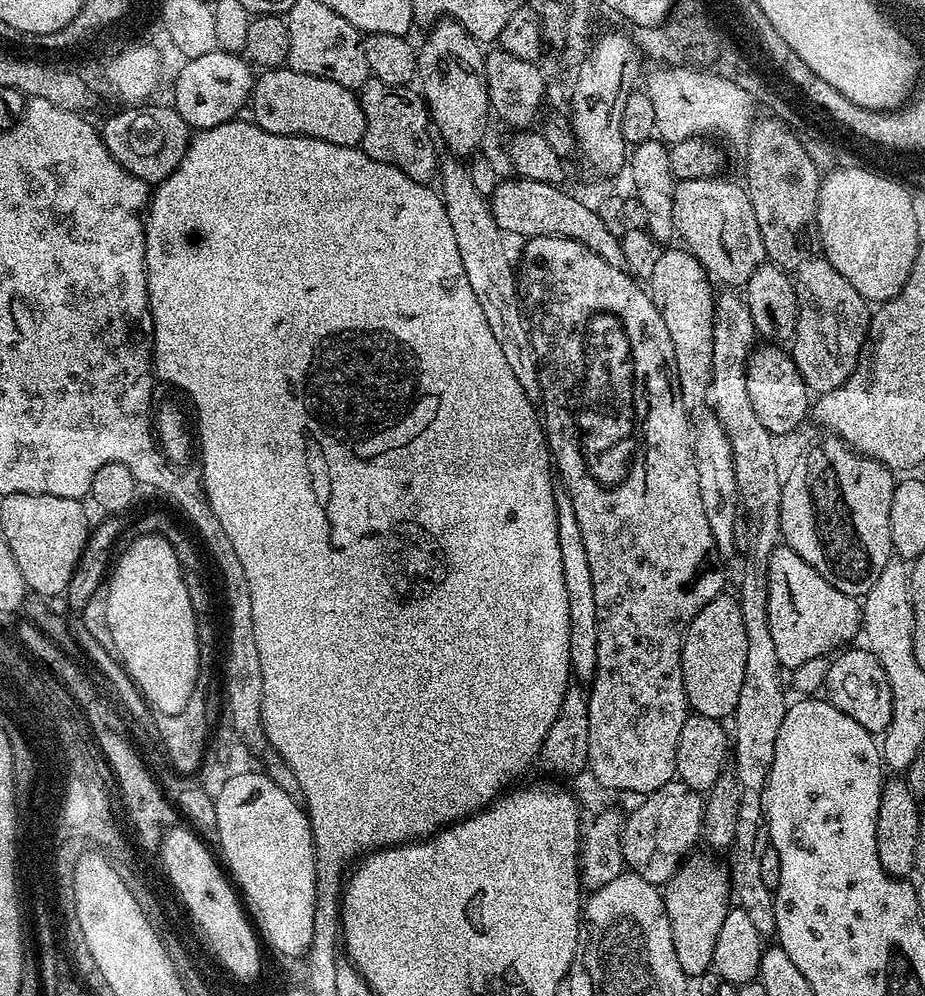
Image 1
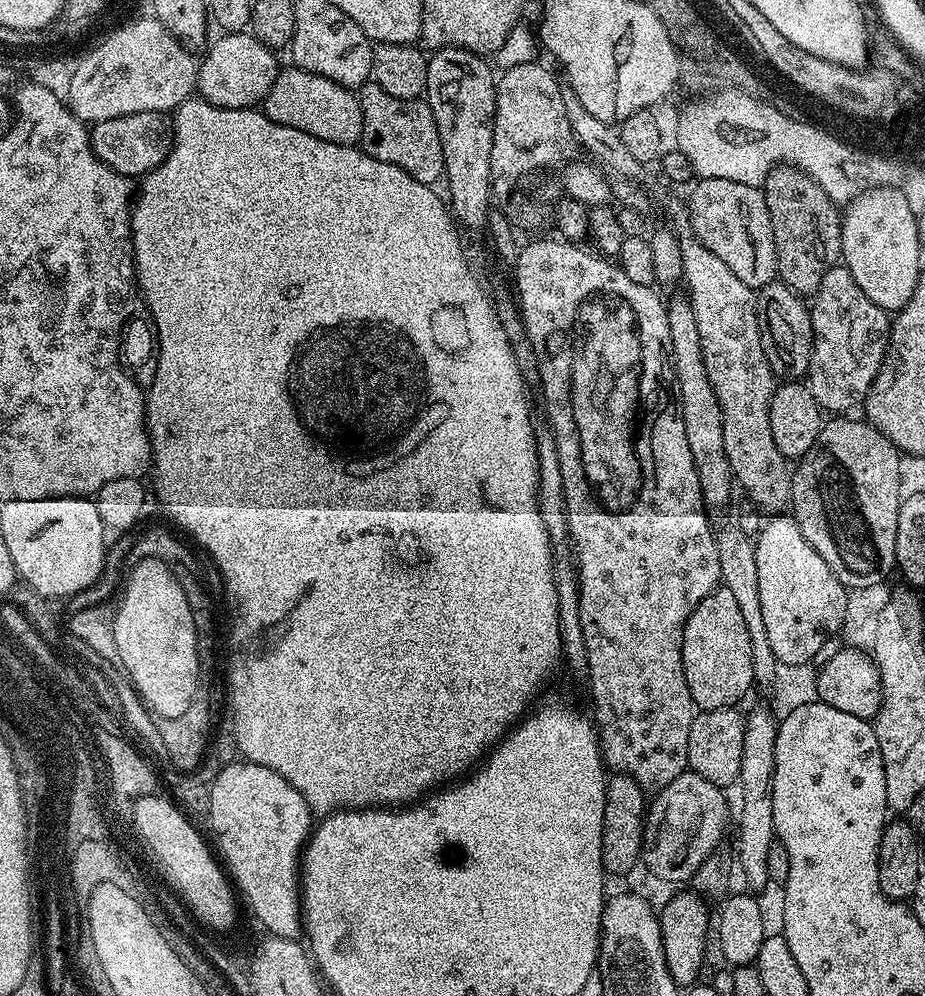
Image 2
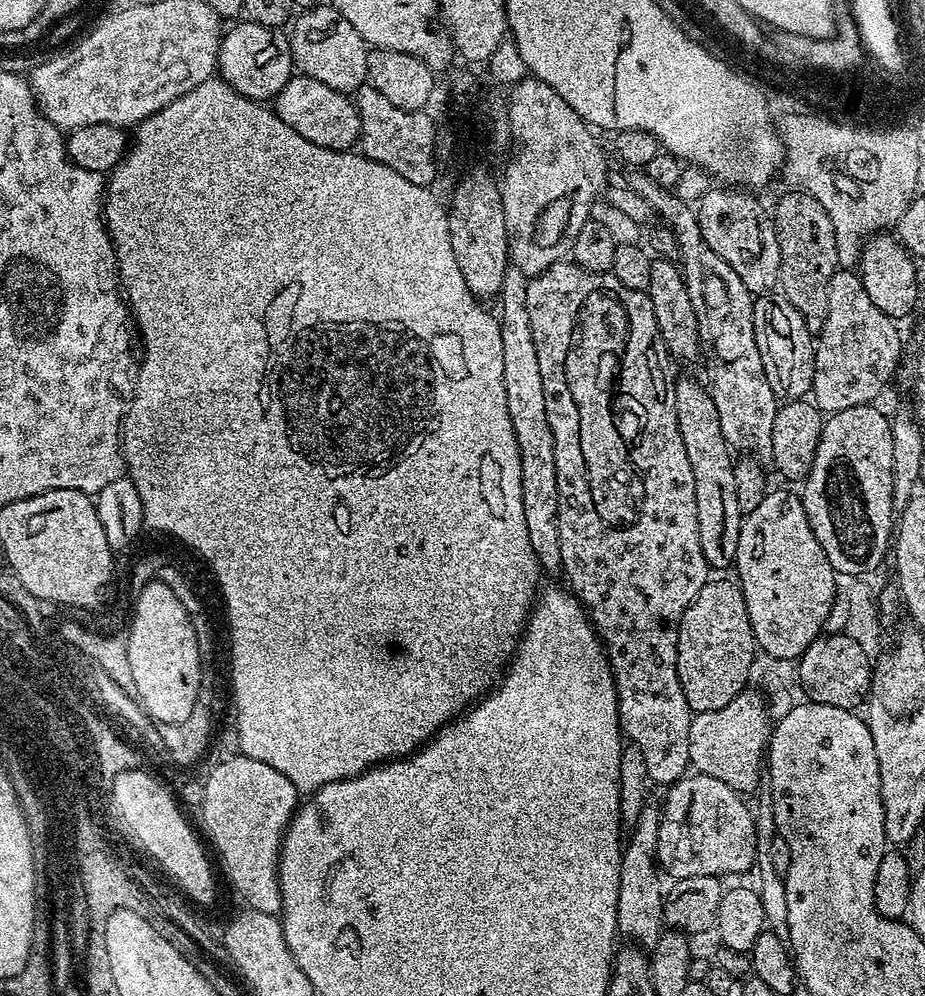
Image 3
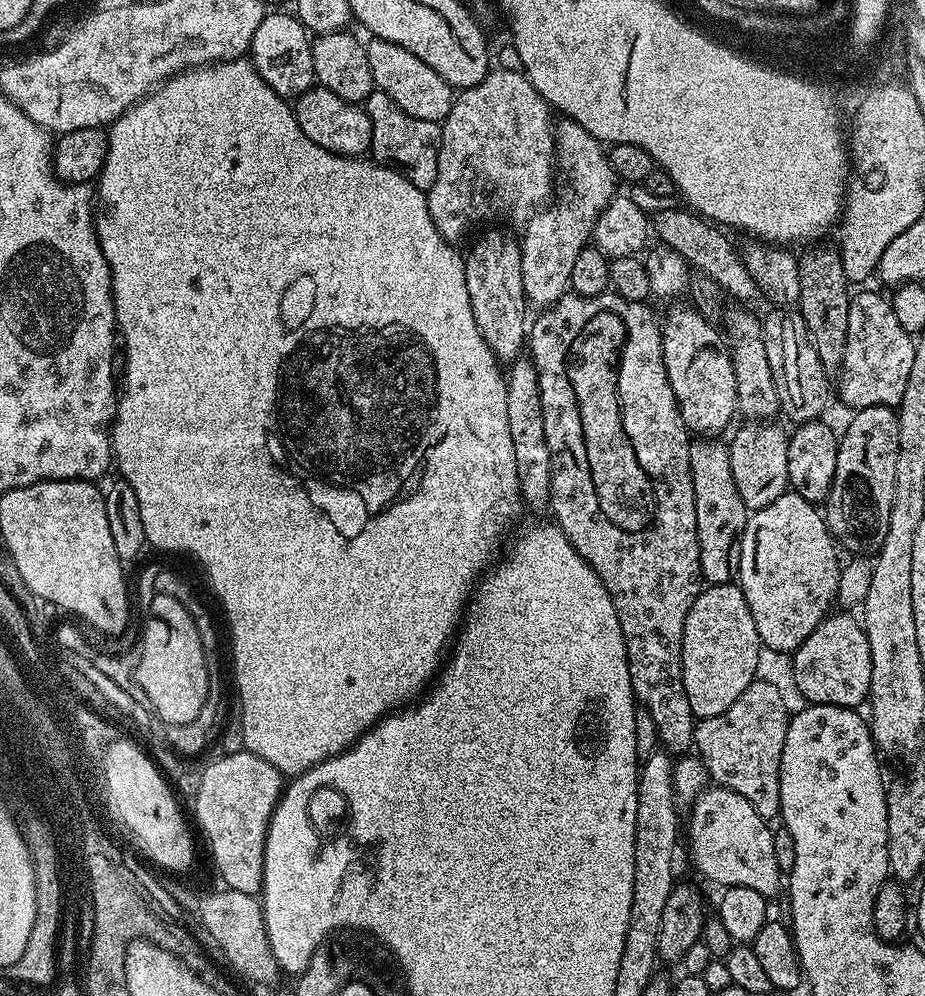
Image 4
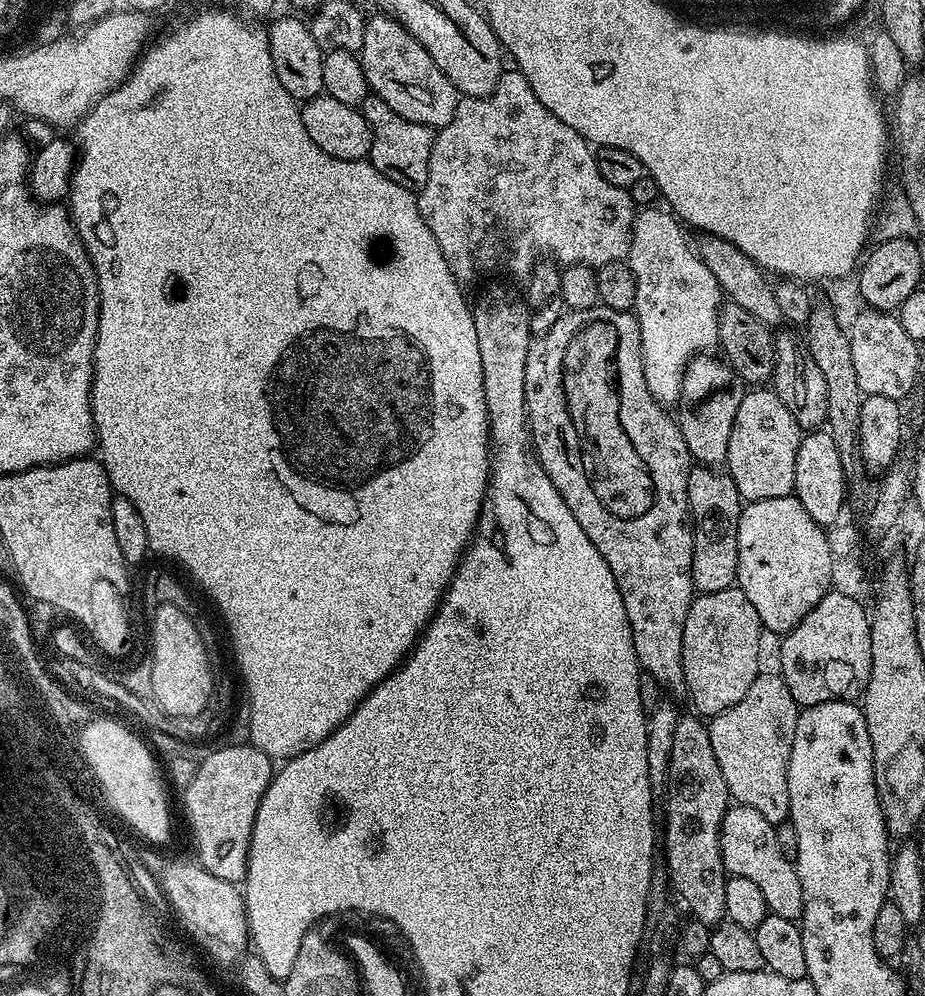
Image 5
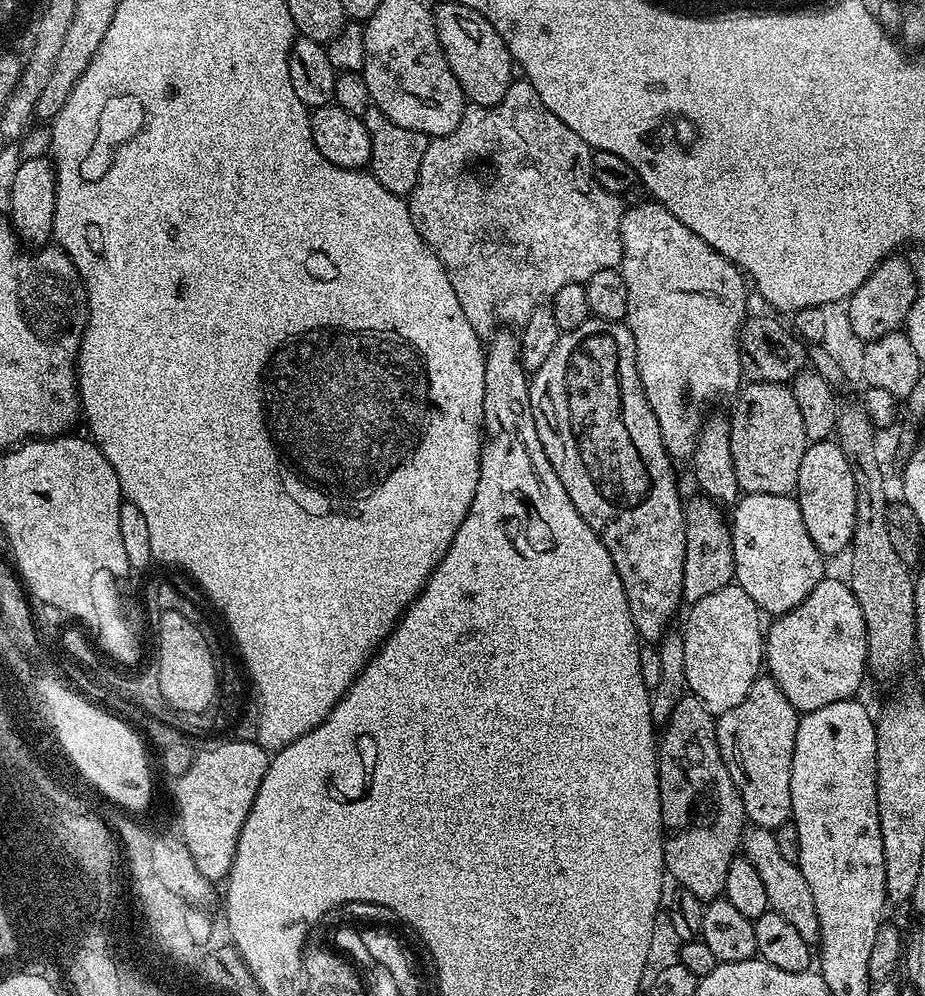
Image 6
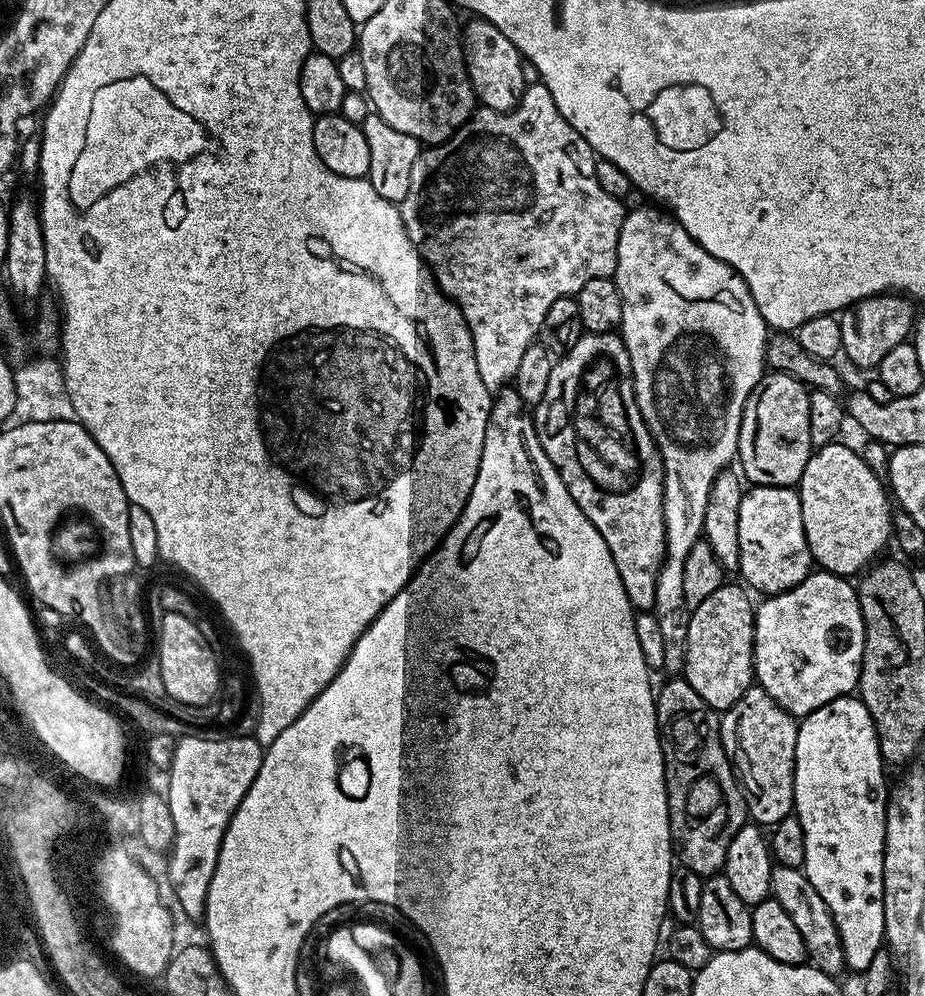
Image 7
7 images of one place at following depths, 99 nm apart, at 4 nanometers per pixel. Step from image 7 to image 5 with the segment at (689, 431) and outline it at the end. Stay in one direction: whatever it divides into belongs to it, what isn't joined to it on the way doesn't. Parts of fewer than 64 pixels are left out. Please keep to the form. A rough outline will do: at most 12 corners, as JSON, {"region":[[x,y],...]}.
{"region":[[637,211],[626,257],[646,386],[679,401],[722,291],[685,225]]}

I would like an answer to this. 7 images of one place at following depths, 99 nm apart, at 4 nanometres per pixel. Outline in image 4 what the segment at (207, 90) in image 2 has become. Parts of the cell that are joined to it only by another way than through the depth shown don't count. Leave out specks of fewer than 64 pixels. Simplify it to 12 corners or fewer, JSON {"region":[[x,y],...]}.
{"region":[[269,11],[250,59],[275,92],[316,84],[310,33],[291,11]]}

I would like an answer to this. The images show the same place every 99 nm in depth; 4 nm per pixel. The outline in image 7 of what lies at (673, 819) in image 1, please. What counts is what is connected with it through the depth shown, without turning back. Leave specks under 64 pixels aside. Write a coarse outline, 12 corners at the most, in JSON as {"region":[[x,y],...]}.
{"region":[[773,867],[771,895],[790,914],[812,967],[846,965],[836,923],[798,868]]}

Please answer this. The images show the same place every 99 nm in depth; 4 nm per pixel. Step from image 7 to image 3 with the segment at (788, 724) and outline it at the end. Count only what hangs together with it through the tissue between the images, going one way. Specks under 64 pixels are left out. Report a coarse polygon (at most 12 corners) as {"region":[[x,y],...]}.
{"region":[[749,686],[690,722],[690,764],[749,794],[770,744],[763,691]]}

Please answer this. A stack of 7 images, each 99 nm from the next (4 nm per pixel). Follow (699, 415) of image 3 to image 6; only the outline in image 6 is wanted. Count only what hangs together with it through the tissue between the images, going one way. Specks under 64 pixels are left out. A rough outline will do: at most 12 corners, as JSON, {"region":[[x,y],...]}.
{"region":[[717,501],[684,505],[683,599],[689,605],[736,575],[732,530]]}

